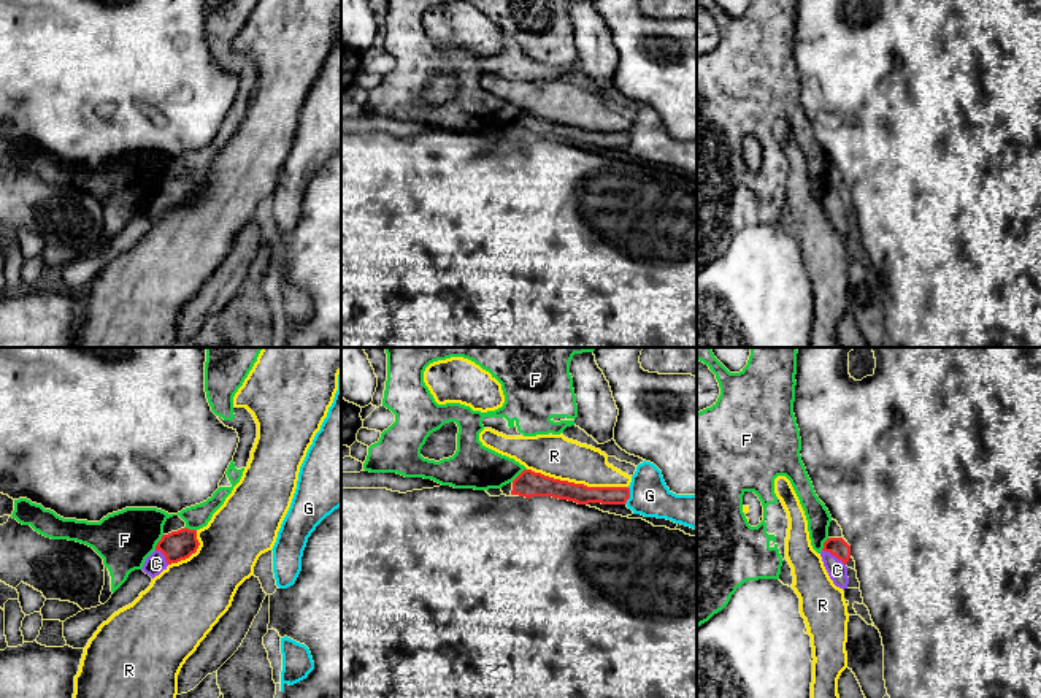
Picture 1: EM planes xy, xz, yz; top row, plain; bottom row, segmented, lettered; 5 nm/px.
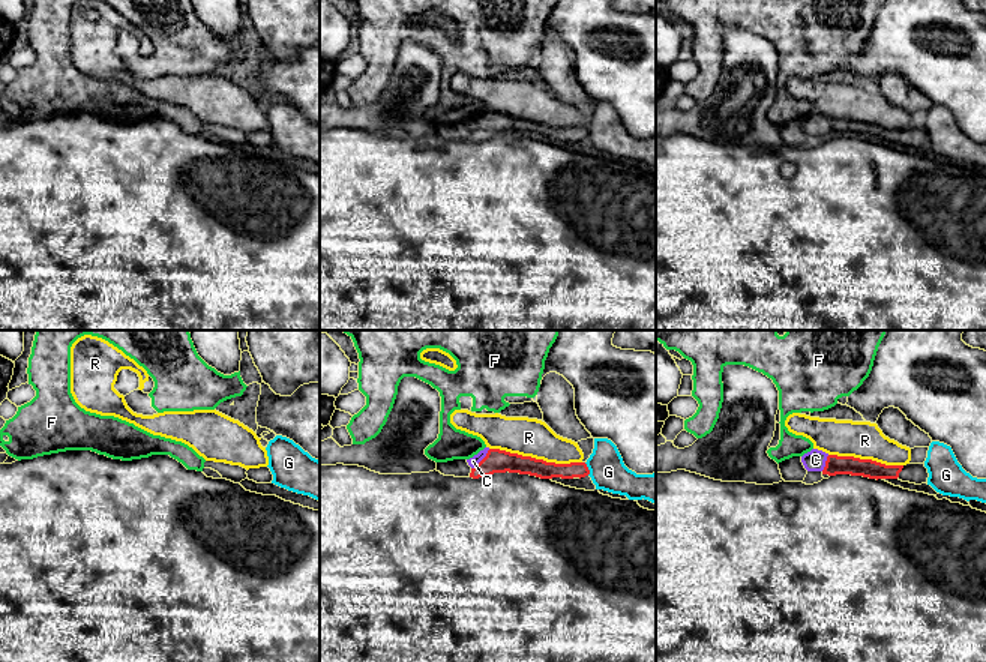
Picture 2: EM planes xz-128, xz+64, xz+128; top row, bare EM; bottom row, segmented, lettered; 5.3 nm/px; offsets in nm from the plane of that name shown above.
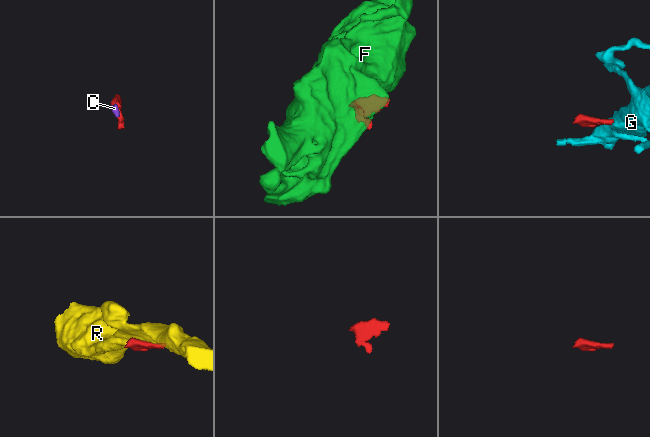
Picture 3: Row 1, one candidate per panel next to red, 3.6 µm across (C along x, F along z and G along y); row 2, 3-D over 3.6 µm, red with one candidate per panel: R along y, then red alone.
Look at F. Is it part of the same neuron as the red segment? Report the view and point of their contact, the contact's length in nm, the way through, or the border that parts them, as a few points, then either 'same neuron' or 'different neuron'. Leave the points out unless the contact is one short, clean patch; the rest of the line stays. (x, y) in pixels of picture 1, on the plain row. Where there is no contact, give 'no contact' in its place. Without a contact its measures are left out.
contact xy (157, 187); length 90 nm; border xy (164, 180), (154, 194); different neuron

